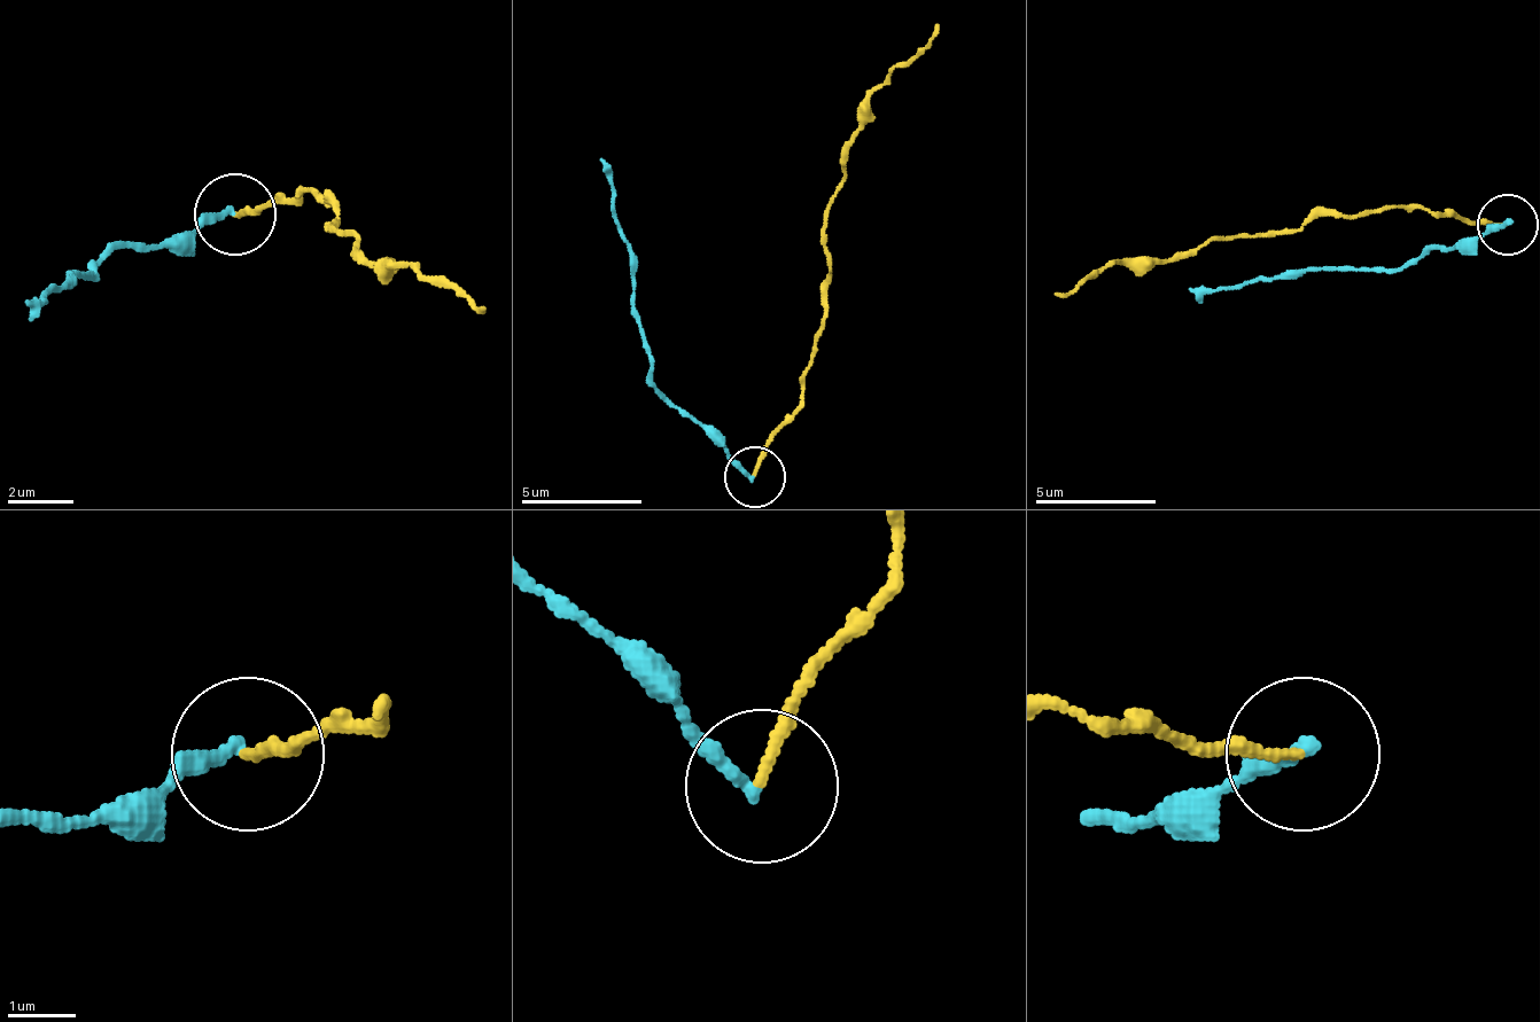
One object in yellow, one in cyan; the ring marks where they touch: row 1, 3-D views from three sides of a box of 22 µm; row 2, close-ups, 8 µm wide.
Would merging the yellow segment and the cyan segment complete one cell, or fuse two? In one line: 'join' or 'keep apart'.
keep apart

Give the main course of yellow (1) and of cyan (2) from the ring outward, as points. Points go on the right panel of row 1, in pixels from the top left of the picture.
1: (1509, 223), (1394, 204), (1309, 217), (1171, 259), (1110, 259), (1056, 295)
2: (1509, 223), (1430, 247), (1412, 265), (1285, 271), (1237, 289), (1189, 289)

